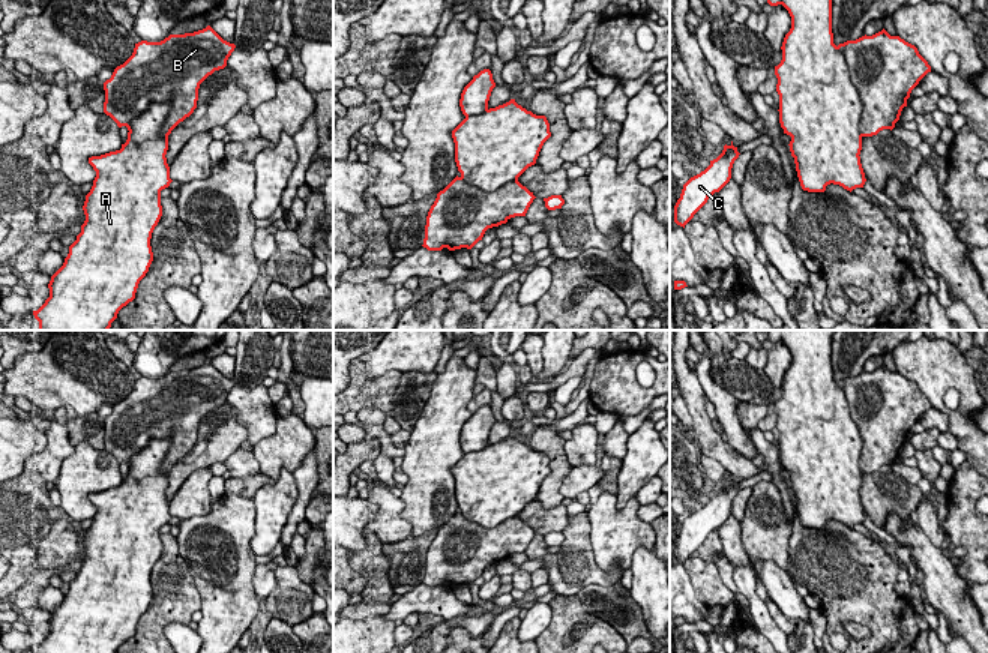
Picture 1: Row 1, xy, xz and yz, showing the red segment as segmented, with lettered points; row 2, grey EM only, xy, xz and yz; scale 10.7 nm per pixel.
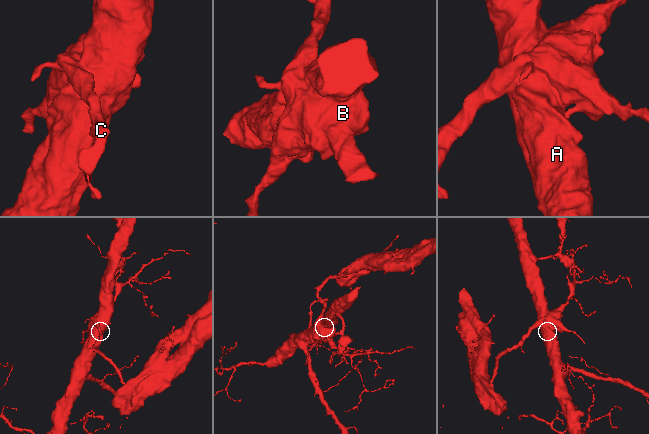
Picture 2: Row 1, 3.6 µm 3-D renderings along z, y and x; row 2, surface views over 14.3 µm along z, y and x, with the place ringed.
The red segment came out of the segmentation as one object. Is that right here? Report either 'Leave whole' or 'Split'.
Split

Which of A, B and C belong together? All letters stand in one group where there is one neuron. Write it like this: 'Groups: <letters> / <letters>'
Groups: A / B C

